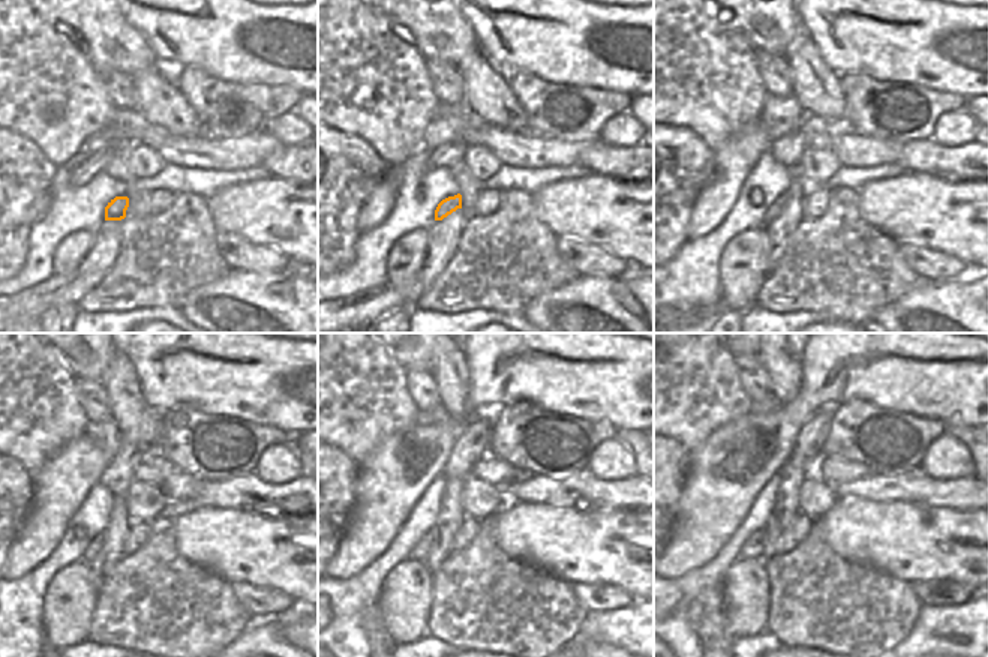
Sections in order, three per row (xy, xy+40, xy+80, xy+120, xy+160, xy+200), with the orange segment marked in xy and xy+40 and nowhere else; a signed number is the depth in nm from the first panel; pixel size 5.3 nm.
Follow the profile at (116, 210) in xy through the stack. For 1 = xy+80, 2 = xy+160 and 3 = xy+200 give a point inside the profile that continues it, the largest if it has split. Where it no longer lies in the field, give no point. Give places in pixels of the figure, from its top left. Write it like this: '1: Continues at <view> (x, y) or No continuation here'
1: Continues at xy+80 (772, 213)
2: Continues at xy+160 (420, 551)
3: Continues at xy+200 (753, 548)

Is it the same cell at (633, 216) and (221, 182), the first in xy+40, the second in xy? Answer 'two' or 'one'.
two

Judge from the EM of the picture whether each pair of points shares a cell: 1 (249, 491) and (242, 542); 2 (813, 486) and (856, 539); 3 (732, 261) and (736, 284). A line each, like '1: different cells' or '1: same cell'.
1: different cells
2: different cells
3: same cell

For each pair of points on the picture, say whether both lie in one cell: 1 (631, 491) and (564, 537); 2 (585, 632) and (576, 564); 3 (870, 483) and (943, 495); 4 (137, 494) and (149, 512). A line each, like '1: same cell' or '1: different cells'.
1: different cells
2: different cells
3: same cell
4: same cell

